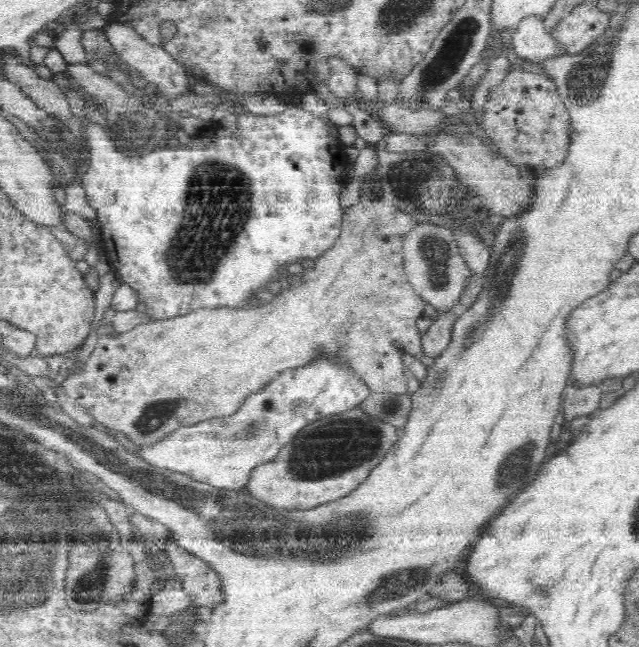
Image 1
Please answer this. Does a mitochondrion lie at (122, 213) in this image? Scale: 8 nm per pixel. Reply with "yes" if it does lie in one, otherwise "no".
no

